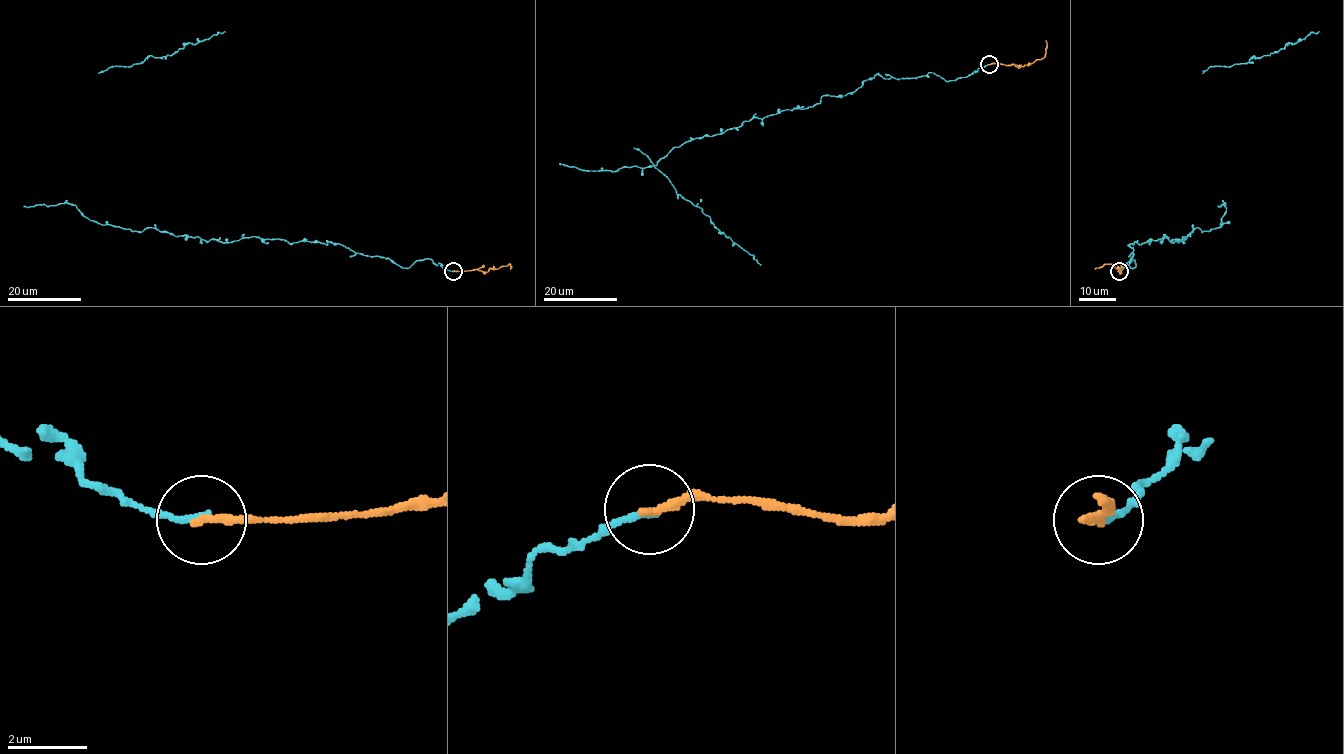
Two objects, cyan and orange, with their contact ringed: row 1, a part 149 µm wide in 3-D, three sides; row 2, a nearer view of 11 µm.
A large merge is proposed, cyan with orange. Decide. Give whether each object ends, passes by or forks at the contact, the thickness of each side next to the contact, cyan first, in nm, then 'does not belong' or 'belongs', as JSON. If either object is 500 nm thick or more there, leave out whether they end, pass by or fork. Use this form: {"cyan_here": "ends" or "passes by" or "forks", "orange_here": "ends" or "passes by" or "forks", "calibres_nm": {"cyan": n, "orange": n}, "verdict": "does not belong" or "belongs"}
{"cyan_here": "ends", "orange_here": "ends", "calibres_nm": {"cyan": 150, "orange": 200}, "verdict": "belongs"}

